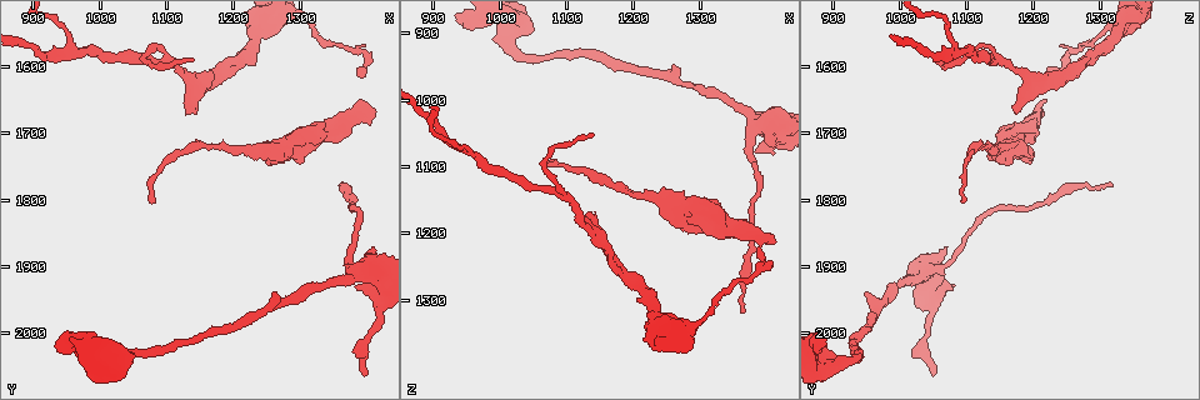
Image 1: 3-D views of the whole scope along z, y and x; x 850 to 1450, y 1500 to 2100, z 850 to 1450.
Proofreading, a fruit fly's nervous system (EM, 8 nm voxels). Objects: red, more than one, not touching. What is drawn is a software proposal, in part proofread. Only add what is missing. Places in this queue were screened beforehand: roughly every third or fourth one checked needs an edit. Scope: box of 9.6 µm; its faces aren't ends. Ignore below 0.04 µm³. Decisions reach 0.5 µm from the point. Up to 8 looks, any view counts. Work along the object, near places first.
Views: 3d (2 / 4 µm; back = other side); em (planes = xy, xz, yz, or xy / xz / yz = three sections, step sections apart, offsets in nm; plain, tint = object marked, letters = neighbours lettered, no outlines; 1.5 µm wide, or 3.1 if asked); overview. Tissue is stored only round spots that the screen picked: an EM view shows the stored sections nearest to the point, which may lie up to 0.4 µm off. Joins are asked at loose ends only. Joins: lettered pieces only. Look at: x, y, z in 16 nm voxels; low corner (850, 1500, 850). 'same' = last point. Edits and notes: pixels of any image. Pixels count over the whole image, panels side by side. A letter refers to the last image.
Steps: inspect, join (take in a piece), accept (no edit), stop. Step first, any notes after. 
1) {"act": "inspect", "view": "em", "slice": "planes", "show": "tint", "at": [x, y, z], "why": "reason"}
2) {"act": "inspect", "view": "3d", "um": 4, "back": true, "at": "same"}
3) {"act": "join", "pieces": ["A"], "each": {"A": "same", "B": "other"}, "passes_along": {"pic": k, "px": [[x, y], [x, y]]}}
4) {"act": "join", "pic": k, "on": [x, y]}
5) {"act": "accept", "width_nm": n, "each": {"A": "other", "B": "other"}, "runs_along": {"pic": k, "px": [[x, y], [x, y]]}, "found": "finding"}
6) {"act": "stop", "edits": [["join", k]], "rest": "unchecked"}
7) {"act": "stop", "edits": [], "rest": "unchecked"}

{"act": "inspect", "view": "em", "slice": "xz", "step": 4, "show": "letters", "at": [1365, 1780, 1320], "why": "thin end"}

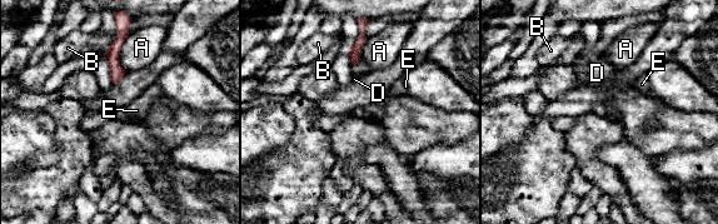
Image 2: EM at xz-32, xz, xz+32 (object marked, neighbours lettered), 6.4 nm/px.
{"act": "inspect", "view": "em", "slice": "planes", "show": "letters", "at": "same", "why": "cut it another way"}

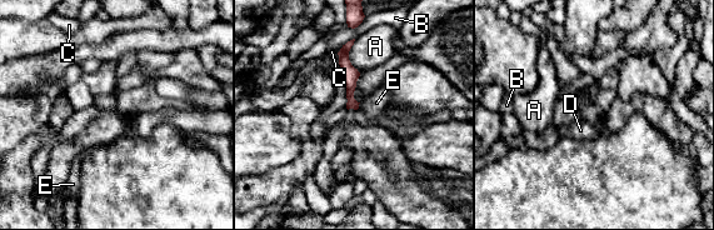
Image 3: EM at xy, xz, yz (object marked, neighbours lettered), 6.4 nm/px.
{"act": "accept", "each": {"A": "other", "B": "other", "C": "other", "D": "other", "E": "other"}, "border": {"pic": 3, "px": [[360, 103], [358, 108]]}, "found": "none of them fits"}

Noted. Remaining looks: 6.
{"act": "inspect", "view": "3d", "um": 2, "at": [1085, 1805, 1095], "why": "free end"}

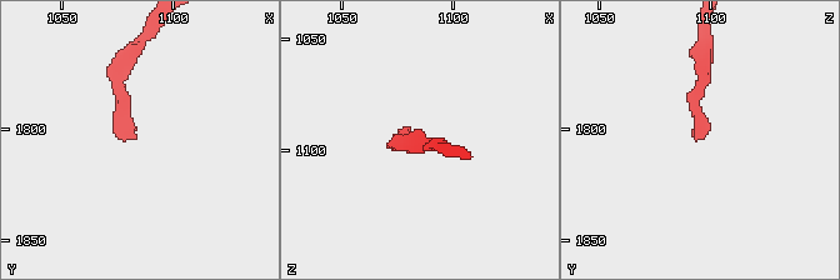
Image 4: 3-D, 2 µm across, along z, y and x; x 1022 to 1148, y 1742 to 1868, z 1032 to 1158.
{"act": "inspect", "view": "em", "slice": "planes", "show": "letters", "at": [1082, 1804, 1093]}

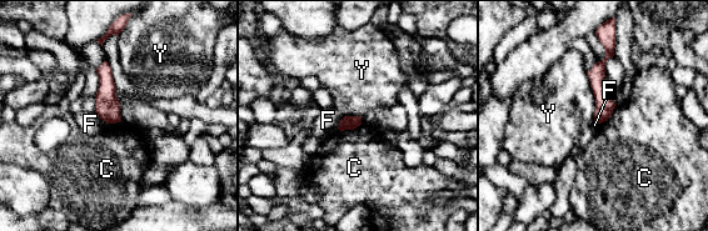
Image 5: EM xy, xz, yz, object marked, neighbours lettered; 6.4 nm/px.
{"act": "accept", "each": {"C": "other", "F": "other", "Y": "other"}, "found": "no lettered piece goes on from it"}

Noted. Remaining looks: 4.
{"act": "inspect", "view": "em", "slice": "planes", "show": "letters", "at": [1140, 1660, 1165], "why": "branch stops here"}

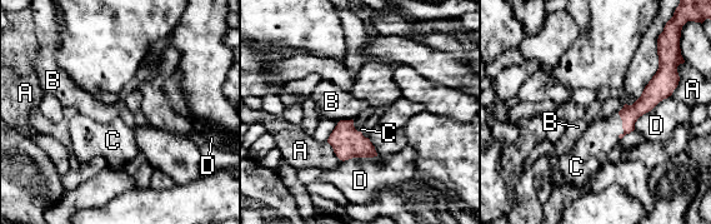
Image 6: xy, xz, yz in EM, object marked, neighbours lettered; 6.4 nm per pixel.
{"act": "join", "pieces": ["C"], "each": {"A": "other", "B": "other", "C": "same", "D": "other"}, "passes_along": {"pic": 6, "px": [[650, 98], [622, 125], [601, 137]]}, "found": "it goes on there"}

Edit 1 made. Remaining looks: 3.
{"act": "stop", "edits": [["join", 6]], "rest": "unchecked"}

